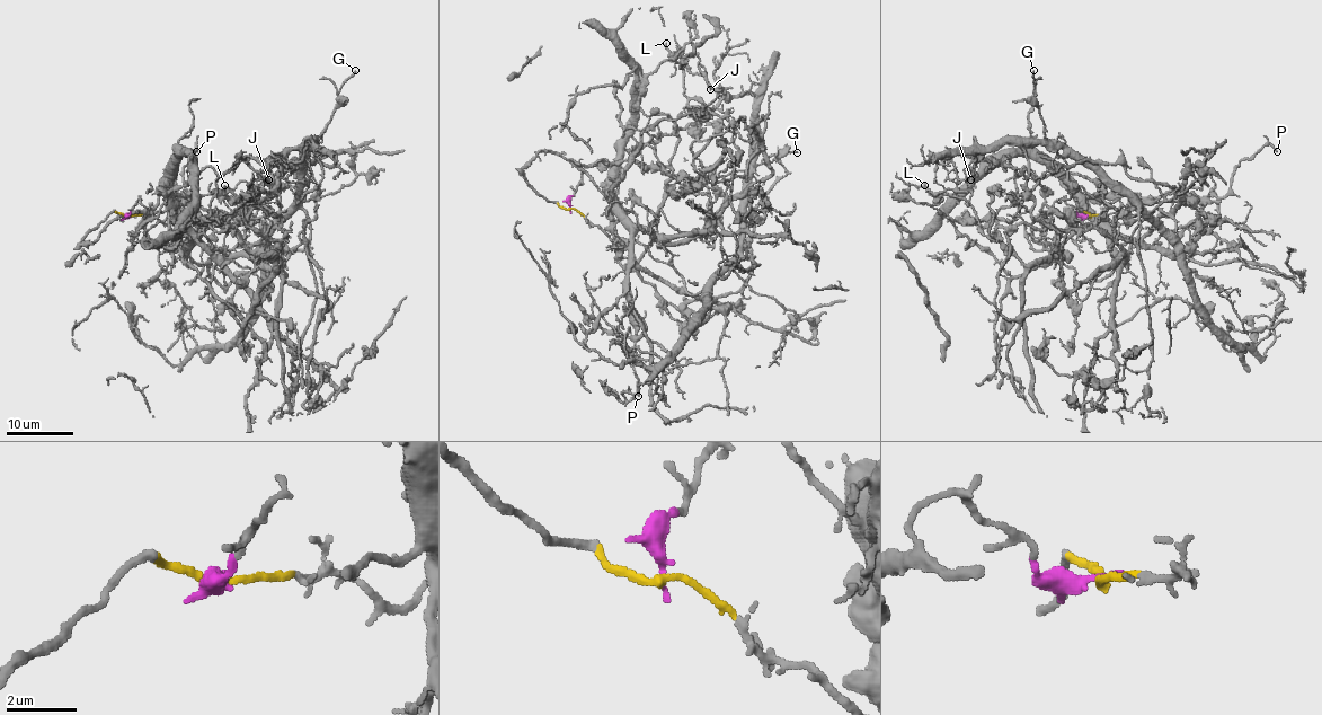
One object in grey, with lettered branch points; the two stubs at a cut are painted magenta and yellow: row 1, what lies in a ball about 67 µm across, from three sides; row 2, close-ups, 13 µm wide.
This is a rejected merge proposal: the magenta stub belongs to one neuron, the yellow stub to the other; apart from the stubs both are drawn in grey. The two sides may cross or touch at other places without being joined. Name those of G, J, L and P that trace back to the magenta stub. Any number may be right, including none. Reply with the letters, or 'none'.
P

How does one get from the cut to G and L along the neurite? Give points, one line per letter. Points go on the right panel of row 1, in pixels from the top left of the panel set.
G: (1090, 215), (1103, 214), (1112, 221), (1158, 209), (1174, 221), (1173, 235), (1045, 137), (1034, 71)
L: (1090, 215), (1116, 221), (1146, 202), (1063, 229), (996, 231), (994, 221), (952, 221), (923, 185)

